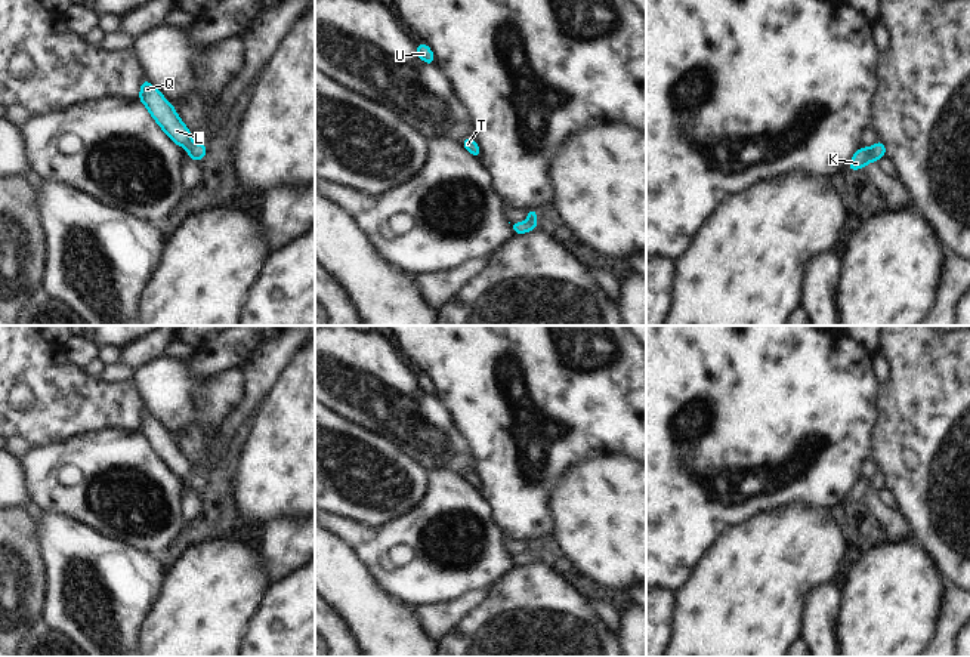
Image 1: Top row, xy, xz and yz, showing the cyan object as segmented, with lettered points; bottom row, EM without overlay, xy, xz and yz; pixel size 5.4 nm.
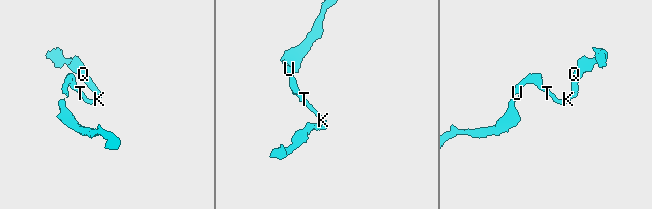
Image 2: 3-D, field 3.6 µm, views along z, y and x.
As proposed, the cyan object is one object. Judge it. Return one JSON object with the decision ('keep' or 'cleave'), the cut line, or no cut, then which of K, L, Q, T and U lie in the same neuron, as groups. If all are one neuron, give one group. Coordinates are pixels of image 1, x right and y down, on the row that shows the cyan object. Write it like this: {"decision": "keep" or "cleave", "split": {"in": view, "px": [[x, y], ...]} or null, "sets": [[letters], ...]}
{"decision": "keep", "split": null, "sets": [["K", "L", "Q", "T", "U"]]}

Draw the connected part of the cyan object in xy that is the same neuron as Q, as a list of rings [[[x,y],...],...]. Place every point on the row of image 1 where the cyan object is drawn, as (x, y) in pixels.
[[[146,78],[140,84],[139,101],[148,108],[163,132],[179,146],[188,149],[192,161],[201,161],[208,152],[206,144],[194,144],[191,130],[183,124],[173,105]]]

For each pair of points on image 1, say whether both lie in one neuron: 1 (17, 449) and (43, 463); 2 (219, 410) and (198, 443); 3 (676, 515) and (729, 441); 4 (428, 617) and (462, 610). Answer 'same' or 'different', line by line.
1: different
2: same
3: same
4: same

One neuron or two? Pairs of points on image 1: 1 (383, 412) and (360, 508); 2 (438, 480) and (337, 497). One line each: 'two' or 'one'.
1: two
2: two

